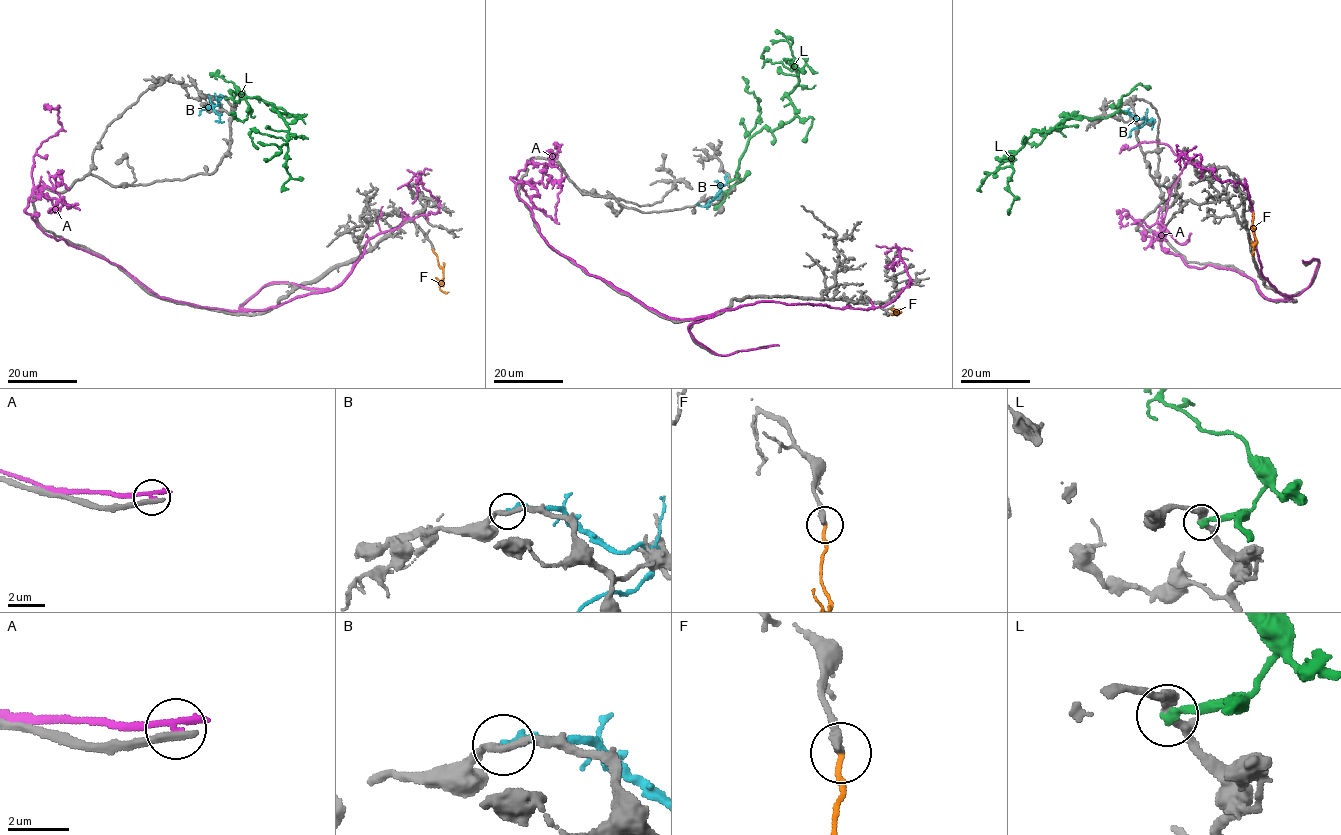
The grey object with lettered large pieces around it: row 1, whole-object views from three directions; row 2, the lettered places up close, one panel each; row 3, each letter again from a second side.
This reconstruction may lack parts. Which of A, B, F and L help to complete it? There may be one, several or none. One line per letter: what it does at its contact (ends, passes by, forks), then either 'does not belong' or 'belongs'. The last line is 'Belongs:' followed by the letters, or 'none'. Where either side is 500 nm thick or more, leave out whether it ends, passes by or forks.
A: it ends there; does not belong
B: it ends there; does not belong
F: it ends there; does not belong
L: it ends there; does not belong
Belongs: none

